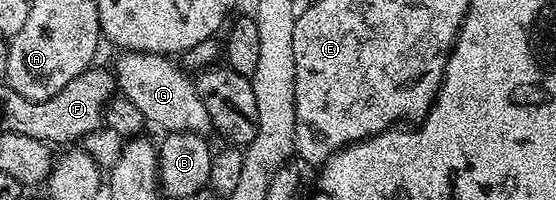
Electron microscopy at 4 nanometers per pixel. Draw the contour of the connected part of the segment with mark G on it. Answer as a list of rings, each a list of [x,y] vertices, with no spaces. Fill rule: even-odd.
[[[122,51],[119,56],[112,64],[117,90],[121,98],[132,101],[144,113],[151,128],[159,127],[162,133],[190,131],[203,136],[211,130],[208,109],[204,109],[204,101],[194,88],[194,79],[173,58],[133,51]]]

